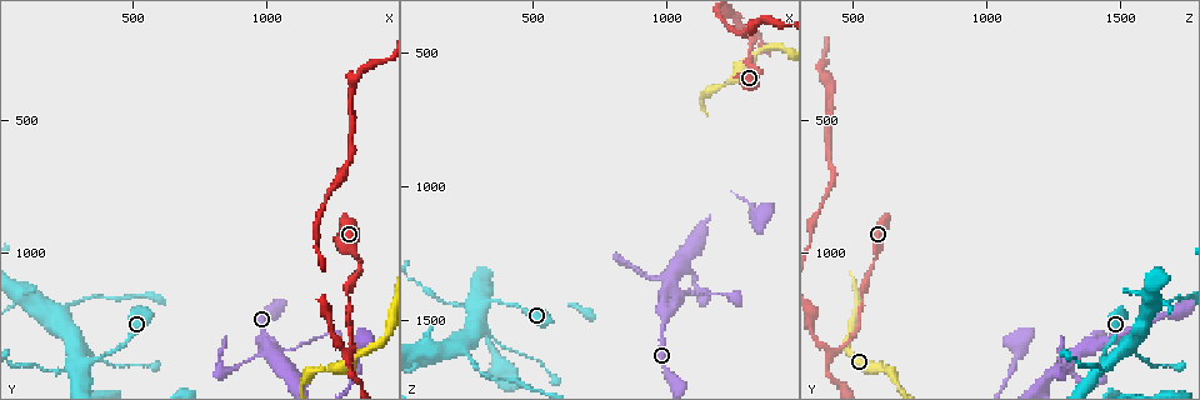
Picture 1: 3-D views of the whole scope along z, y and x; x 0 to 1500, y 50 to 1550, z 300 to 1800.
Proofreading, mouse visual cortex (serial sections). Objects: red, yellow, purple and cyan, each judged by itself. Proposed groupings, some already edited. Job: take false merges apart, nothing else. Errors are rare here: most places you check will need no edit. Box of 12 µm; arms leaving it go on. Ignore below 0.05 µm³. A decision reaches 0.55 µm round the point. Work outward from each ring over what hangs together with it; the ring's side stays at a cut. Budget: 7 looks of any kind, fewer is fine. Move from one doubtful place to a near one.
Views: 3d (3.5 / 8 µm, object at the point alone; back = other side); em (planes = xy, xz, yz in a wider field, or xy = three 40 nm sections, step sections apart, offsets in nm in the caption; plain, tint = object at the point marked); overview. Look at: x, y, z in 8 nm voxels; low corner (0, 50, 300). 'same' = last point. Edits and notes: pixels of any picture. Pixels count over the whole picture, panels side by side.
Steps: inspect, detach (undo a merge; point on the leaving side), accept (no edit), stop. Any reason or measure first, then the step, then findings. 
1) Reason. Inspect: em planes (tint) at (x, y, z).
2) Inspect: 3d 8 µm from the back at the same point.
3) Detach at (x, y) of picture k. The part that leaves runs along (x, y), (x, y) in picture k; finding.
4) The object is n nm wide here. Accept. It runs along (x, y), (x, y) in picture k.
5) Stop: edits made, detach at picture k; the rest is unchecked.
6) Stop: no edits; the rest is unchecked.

Inspect: 3d 3.5 µm at (320, 1410, 1440).

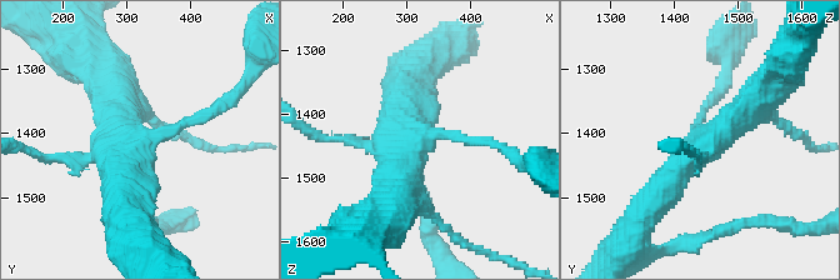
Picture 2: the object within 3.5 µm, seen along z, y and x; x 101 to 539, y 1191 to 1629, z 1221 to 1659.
4 arms meet here; the arms are 150, 150, 450, 450 nm wide. Inspect: em planes (tint) at (325, 1410, 1445).

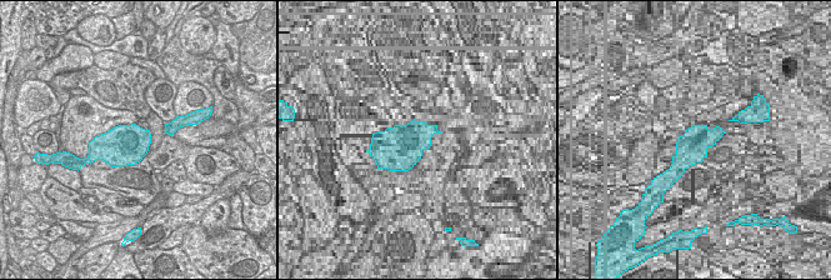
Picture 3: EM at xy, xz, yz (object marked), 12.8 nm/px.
Accept. All the same cell.

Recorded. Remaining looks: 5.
Thin arm on a thick one. Inspect: 3d 3.5 µm at (1000, 1350, 1390).

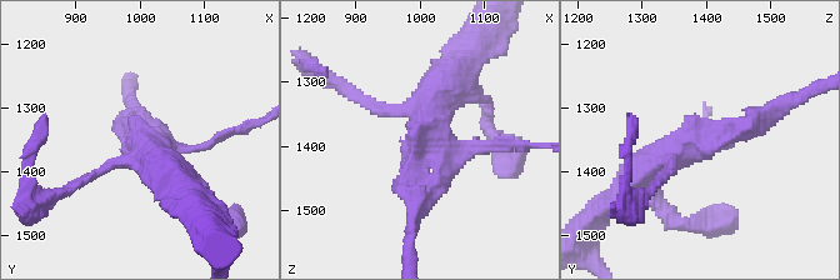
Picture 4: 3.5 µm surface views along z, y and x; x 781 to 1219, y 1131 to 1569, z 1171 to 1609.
Accept. It runs along (759, 116), (650, 161), (634, 181) in picture 4; continuous, no second cell.

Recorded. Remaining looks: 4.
Branch point. Inspect: 3d 8 µm at (1320, 1380, 430).

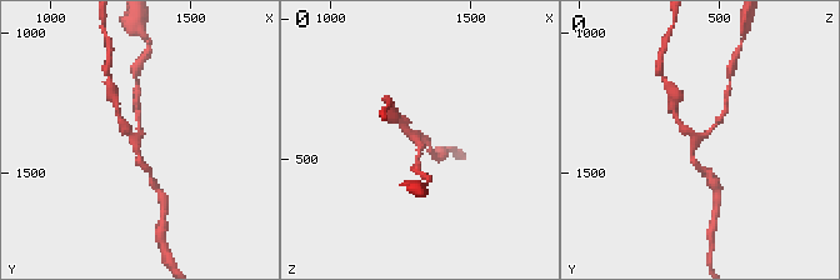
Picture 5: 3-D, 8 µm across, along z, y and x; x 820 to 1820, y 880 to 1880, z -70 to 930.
3 arms meet here; the arms are 150, 150, 200 nm wide. Inspect: em xy step 5 (tint) at (1320, 1370, 440).

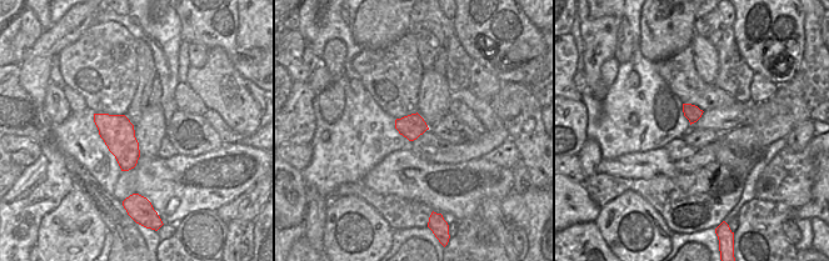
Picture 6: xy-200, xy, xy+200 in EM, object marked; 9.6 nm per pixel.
Accept. It runs along (415, 165), (420, 144), (400, 118) in picture 5; one cell here.

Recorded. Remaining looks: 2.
Stop: no edits; the rest is unchecked.

